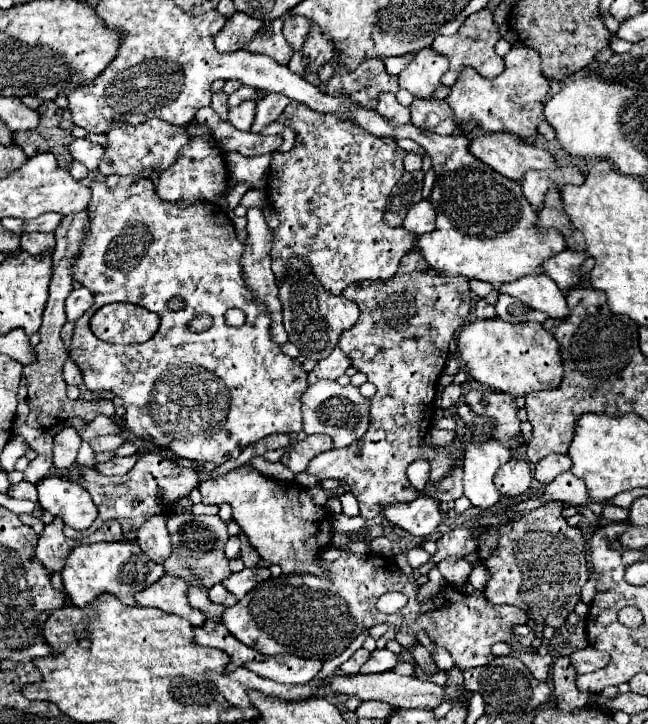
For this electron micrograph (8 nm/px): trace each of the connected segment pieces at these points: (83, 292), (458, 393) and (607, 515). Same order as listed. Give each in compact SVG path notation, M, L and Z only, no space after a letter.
M78 288L74 290L68 300L66 300L66 316L70 322L76 322L94 302L94 296L88 288Z
M448 384L444 390L442 390L442 408L452 408L460 402L462 398L462 388L456 386L456 384Z
M606 504L604 512L602 512L602 518L610 520L610 522L622 522L622 520L628 518L628 510L626 508L618 508L614 504Z

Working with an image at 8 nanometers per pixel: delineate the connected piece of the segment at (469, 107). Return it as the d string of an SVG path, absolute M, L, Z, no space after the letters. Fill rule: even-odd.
M514 44L512 50L504 56L504 62L506 70L492 80L482 78L478 72L466 68L460 80L452 86L446 102L454 110L458 124L476 122L478 128L486 132L512 132L518 134L522 140L532 142L536 138L538 122L544 120L542 98L548 94L550 82L540 70L538 52L524 44Z

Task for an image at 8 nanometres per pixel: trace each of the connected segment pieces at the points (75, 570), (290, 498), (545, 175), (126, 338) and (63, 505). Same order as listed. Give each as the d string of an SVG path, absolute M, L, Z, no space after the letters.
M114 542L114 544L88 544L88 546L78 546L72 550L72 554L66 560L66 566L62 570L62 582L72 598L72 602L78 608L86 608L92 604L100 592L108 592L118 596L120 602L134 606L134 594L142 592L150 584L154 584L158 578L164 576L164 566L162 564L152 564L148 556L140 550L136 542Z
M240 466L224 476L200 482L198 488L206 504L228 502L232 506L232 518L262 560L278 564L284 574L308 572L320 576L322 568L318 566L318 558L332 538L332 514L316 506L302 484L274 480L250 466Z
M556 168L556 170L532 170L524 176L520 182L524 196L534 206L534 210L540 210L544 206L544 196L550 188L560 190L566 184L582 184L584 178L578 168Z
M108 304L92 316L92 332L104 342L146 342L156 334L160 318L134 304Z
M44 478L38 486L38 502L40 506L64 520L66 526L74 530L86 530L98 516L98 508L92 502L90 494L64 478Z

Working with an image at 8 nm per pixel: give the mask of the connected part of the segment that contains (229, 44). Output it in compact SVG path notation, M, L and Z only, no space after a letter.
M234 12L232 18L226 20L224 28L214 36L214 44L218 52L234 52L244 48L244 44L248 44L248 40L252 40L252 36L258 32L258 28L262 28L262 22L242 14L242 12Z

